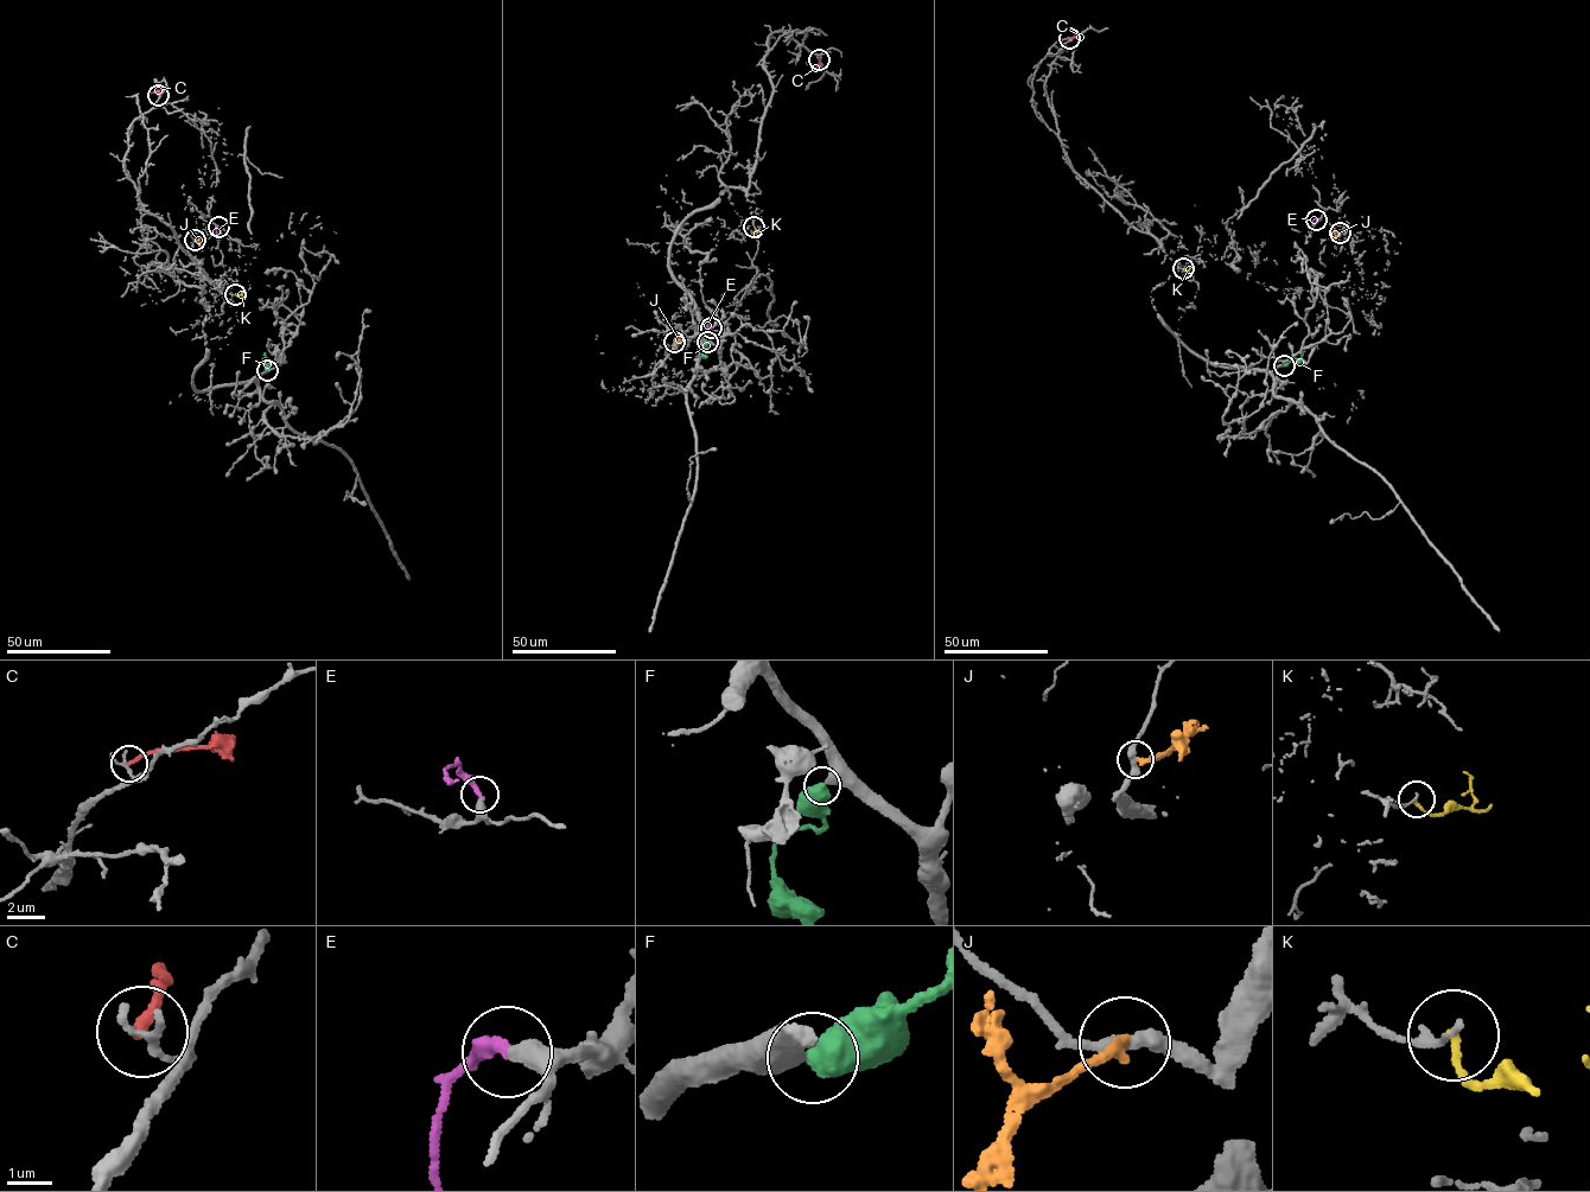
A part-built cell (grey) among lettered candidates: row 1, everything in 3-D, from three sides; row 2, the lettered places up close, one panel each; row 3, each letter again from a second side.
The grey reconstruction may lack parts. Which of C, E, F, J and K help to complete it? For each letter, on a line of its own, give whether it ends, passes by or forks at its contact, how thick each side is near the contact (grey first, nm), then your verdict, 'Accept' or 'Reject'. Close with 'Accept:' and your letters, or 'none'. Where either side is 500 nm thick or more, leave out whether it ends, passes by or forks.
C: It ends there. Thickness 240 nm (grey) against 240 nm. Reject
E: It ends there. Thickness 440 nm (grey) against 320 nm. Accept
F: Thickness 500 nm (grey) against 650 nm. Accept
J: It ends there. Thickness 360 nm (grey) against 240 nm. Reject
K: It ends there. Thickness 120 nm (grey) against 160 nm. Reject
Accept: E, F

